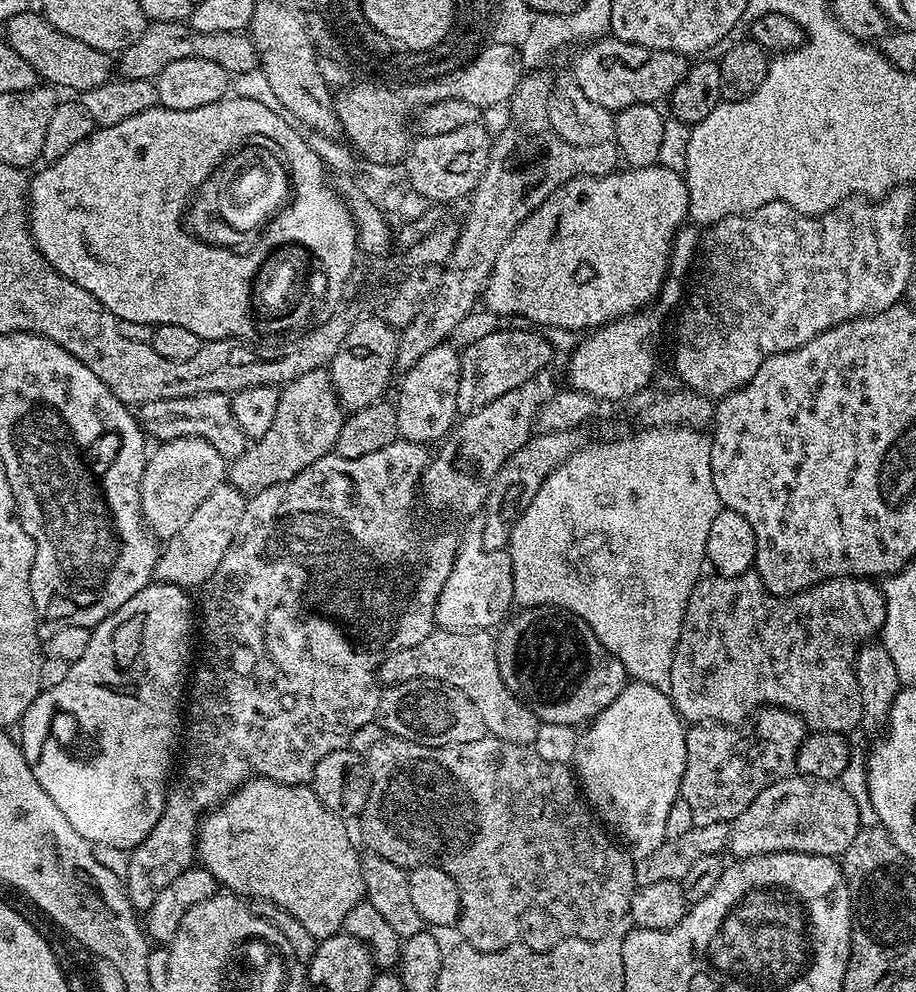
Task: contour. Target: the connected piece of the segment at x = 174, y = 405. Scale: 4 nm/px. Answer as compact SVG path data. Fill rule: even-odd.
M198 394L190 398L178 398L177 400L159 400L158 402L146 402L139 405L138 419L141 428L153 441L163 442L166 440L177 440L178 438L186 438L187 436L197 436L203 440L208 440L210 446L214 446L214 450L218 450L218 454L224 456L225 461L231 462L248 449L249 439L242 434L242 428L238 426L238 422L234 422L234 414L232 413L232 401L229 394Z

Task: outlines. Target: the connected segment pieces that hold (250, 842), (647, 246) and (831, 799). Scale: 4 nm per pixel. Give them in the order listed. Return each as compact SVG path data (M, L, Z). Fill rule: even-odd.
M253 778L236 789L223 804L214 808L202 821L196 838L196 854L221 889L241 898L259 898L285 908L310 934L322 941L337 935L344 927L346 914L365 899L361 853L356 852L348 837L343 819L316 797L311 787L303 784L279 784L273 780Z
M661 166L634 168L631 170L617 170L608 176L599 176L598 178L590 178L589 176L574 178L558 190L554 190L554 194L550 194L550 198L546 198L546 202L542 202L542 206L538 206L538 210L531 212L520 223L518 230L514 230L514 234L506 242L506 246L502 246L502 250L492 267L492 272L488 276L488 282L484 285L483 303L488 303L489 310L497 312L500 316L525 316L529 320L525 320L529 325L539 326L544 330L561 328L564 332L581 331L580 333L585 330L598 329L612 320L619 320L622 316L641 311L649 307L659 297L660 290L664 287L664 281L669 279L672 241L675 240L676 233L680 231L689 216L688 181L681 173L672 169Z
M793 774L784 780L774 782L738 814L738 818L731 821L728 830L727 851L736 858L746 856L761 856L771 852L801 852L811 856L843 857L844 851L854 842L860 833L862 821L858 808L854 806L854 798L844 789L843 783L834 780L811 780L809 776Z

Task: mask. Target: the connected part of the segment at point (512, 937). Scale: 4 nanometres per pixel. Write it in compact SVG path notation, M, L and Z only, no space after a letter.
M487 734L478 738L478 742L462 742L454 746L437 748L385 735L384 740L378 742L378 746L370 746L370 750L366 753L366 763L368 774L372 777L372 785L366 798L366 806L358 817L360 836L368 847L365 849L371 855L387 858L389 862L394 862L394 866L405 870L427 864L438 866L438 870L446 870L446 874L454 878L454 886L458 886L460 895L458 929L460 928L461 934L468 939L465 940L467 947L493 952L521 944L535 952L545 952L558 946L558 942L563 940L602 940L611 937L615 933L612 931L626 920L632 896L638 887L636 865L633 857L609 835L605 825L594 815L569 765L546 762L546 758L538 758L536 751L527 744L502 742L502 738L494 738Z

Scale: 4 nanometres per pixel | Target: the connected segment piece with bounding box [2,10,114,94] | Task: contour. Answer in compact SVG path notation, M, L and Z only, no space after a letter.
M29 10L10 18L2 28L3 39L14 50L14 54L26 58L30 66L34 66L37 77L45 85L57 89L69 88L72 94L86 90L94 90L102 86L114 76L113 53L94 50L94 46L86 46L86 42L78 42L78 38L70 38L70 34L62 34L58 26L54 26L39 11Z

